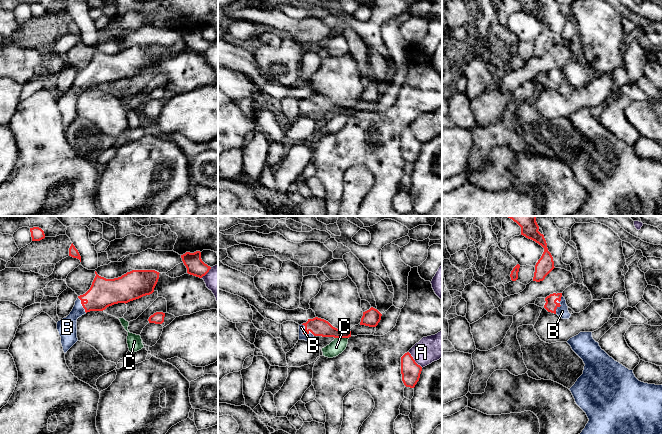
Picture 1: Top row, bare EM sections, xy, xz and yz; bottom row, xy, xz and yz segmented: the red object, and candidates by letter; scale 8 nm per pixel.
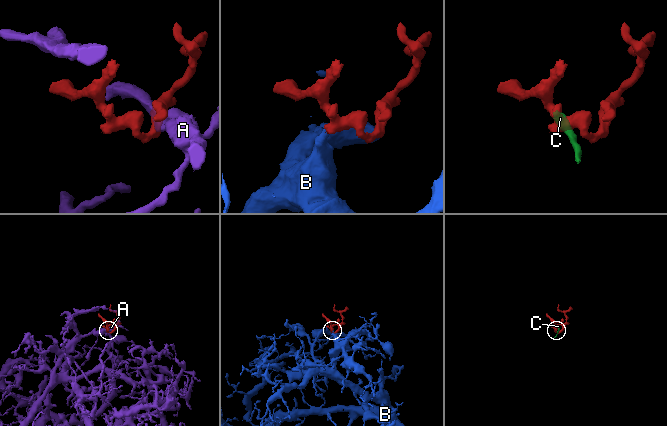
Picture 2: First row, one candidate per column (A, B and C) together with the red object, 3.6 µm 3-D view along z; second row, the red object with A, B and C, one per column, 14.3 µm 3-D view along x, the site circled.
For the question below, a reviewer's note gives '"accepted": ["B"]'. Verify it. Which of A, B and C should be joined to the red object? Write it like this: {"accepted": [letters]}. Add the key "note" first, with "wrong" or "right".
{"note": "right", "accepted": ["B"]}

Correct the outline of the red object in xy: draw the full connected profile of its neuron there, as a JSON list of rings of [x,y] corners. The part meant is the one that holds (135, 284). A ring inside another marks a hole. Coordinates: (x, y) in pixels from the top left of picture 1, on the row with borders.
[[[132,270],[114,279],[101,277],[95,271],[90,289],[78,296],[70,314],[57,322],[61,344],[66,353],[77,341],[77,319],[90,311],[103,311],[118,303],[128,303],[150,295],[159,279],[155,270]]]

